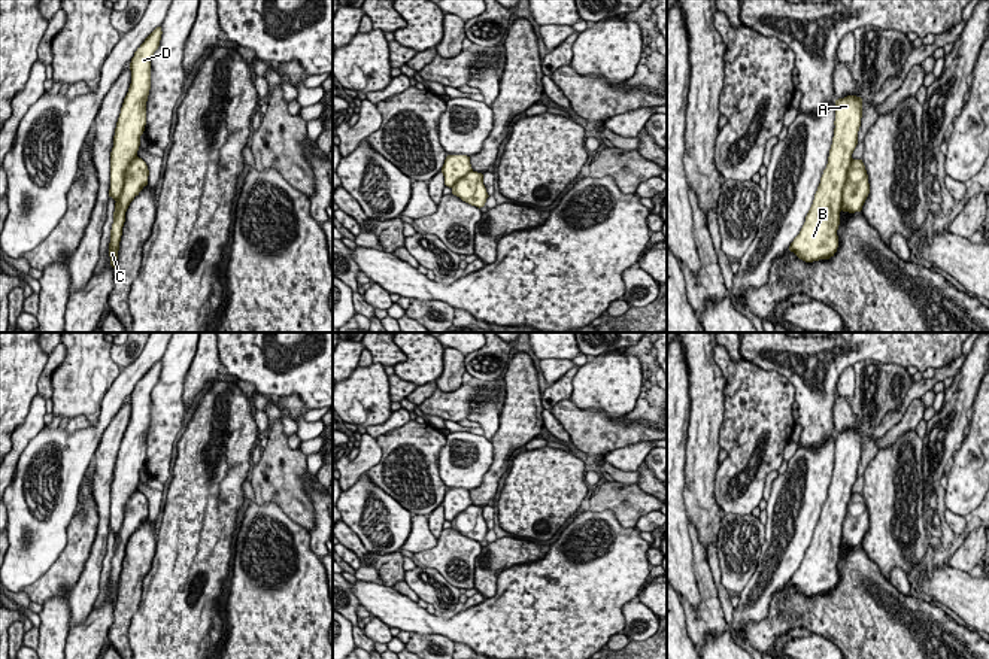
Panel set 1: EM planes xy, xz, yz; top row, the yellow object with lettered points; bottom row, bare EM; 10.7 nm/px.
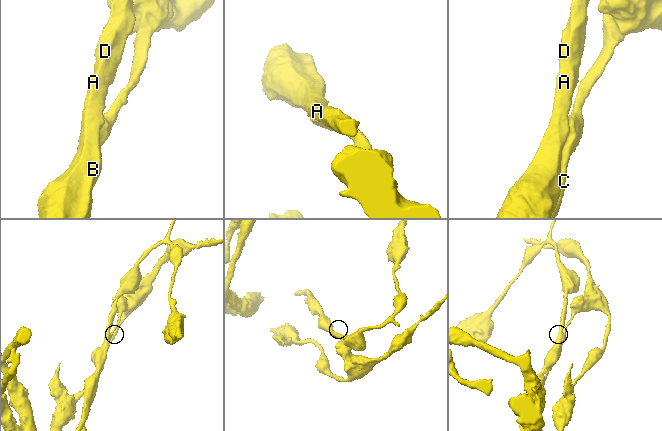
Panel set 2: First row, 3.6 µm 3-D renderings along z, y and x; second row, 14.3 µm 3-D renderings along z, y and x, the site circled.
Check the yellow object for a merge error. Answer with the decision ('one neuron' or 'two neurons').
two neurons

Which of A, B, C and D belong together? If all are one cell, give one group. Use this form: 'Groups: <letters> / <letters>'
Groups: A B D / C

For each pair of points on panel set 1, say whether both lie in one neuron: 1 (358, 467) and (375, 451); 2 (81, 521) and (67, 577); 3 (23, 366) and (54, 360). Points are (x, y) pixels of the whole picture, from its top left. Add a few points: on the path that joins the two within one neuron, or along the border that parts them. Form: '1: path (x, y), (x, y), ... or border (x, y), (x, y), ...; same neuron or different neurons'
1: path (363, 462), (370, 455); same neuron
2: path (81, 534), (70, 564); same neuron
3: border (48, 355), (36, 392); different neurons

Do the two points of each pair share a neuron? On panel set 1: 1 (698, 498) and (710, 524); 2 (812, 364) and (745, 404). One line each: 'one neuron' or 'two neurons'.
1: one neuron
2: two neurons

